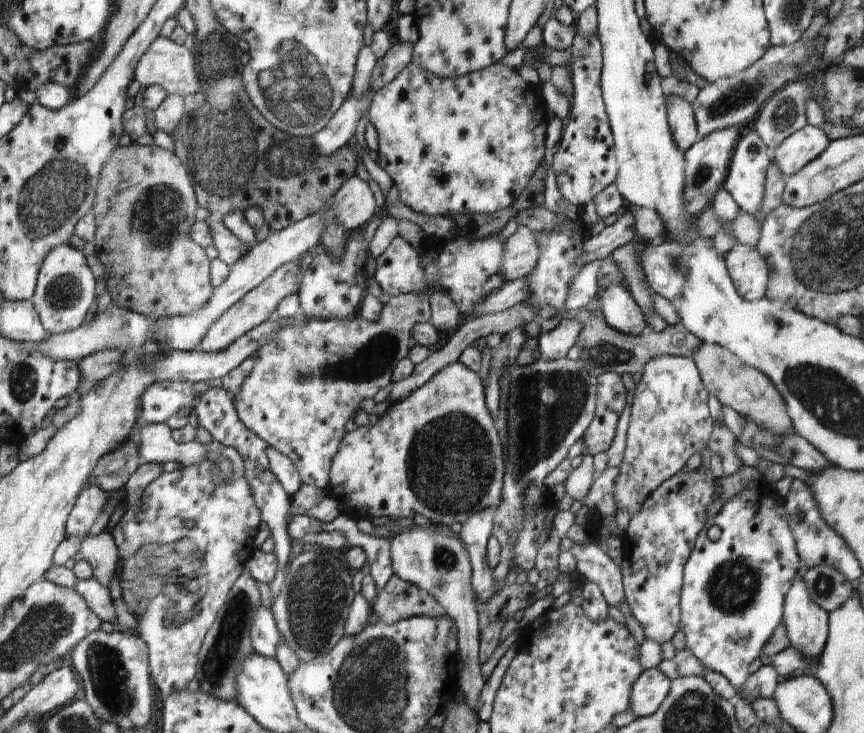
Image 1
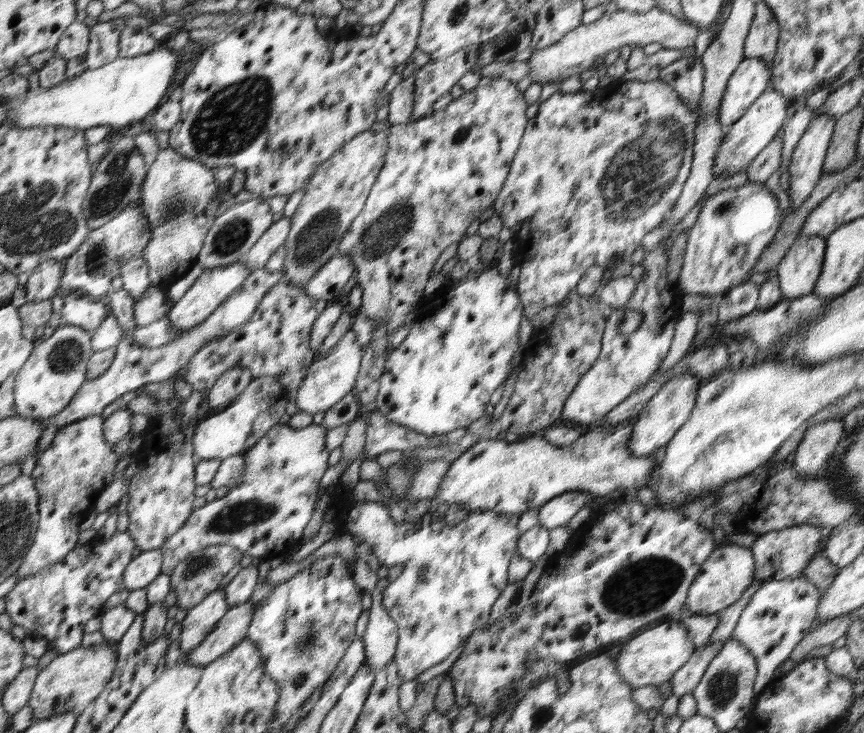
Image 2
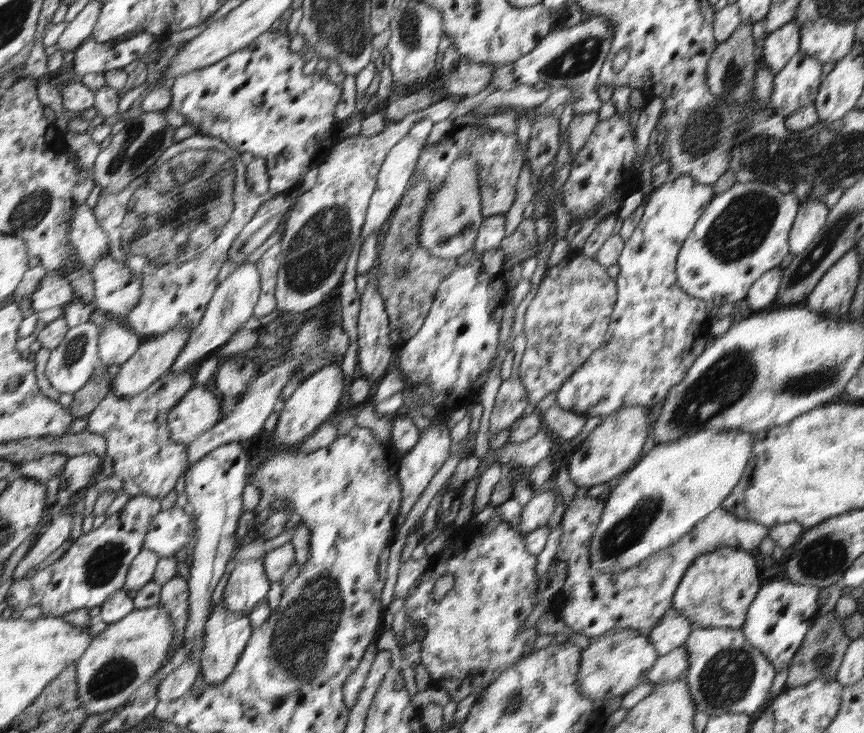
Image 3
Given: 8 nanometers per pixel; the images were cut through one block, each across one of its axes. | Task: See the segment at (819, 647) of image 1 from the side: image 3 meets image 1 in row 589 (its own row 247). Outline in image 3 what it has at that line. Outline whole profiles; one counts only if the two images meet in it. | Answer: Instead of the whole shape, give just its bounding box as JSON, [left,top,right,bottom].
[790,200,828,256]

